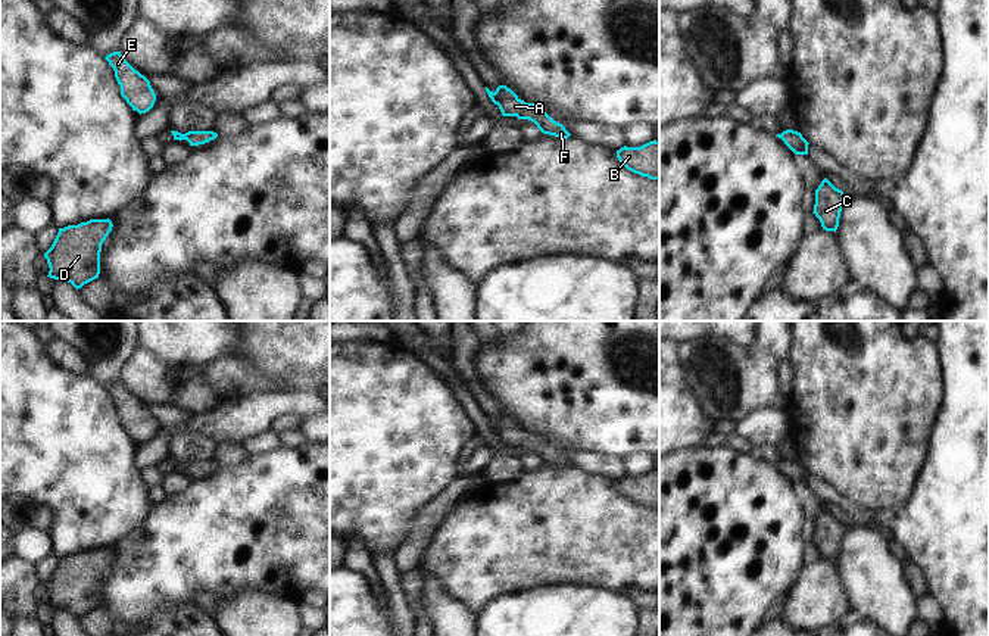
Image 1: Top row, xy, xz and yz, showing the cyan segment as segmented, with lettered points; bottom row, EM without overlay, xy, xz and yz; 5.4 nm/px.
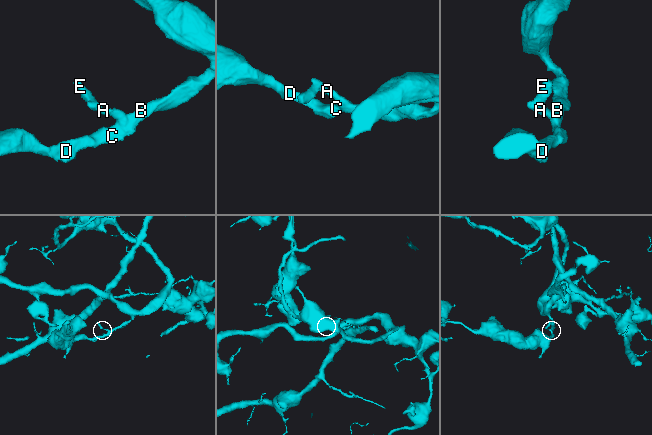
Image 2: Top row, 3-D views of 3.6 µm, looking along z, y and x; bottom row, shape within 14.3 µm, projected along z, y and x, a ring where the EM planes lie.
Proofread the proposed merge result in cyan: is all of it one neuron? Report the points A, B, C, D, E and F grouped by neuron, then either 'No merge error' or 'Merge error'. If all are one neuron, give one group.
Groups: A B C D E F. No merge error

